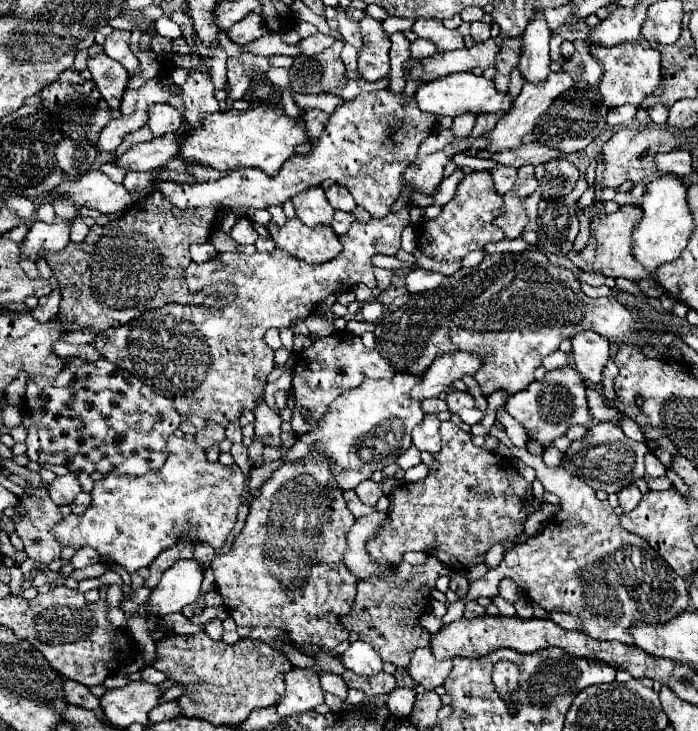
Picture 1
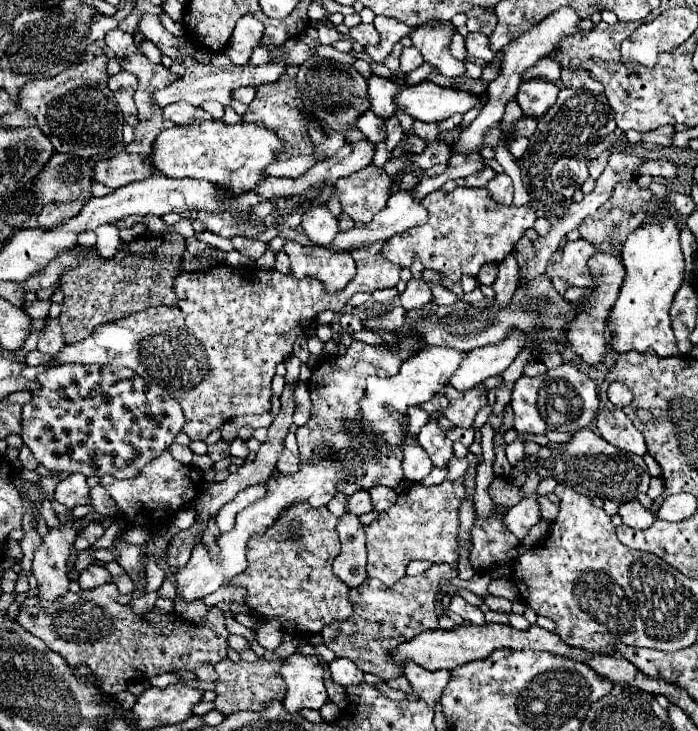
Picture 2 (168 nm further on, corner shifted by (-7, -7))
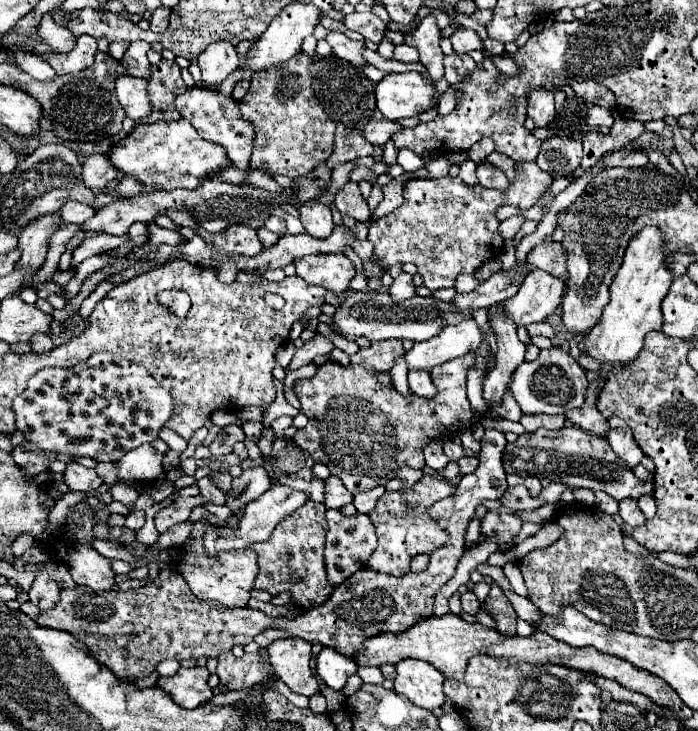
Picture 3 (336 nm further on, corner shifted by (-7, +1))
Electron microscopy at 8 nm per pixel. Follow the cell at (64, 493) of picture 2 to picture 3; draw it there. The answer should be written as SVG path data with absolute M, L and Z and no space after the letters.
M68 464L64 472L64 482L70 488L70 492L94 492L100 484L102 478L92 470L84 468L80 464Z

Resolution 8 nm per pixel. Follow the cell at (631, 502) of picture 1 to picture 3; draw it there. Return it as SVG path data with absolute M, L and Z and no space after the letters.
M626 498L626 500L620 502L620 512L618 512L618 514L620 514L622 520L624 520L626 524L630 524L630 526L640 526L640 524L646 522L646 516L644 516L642 510L638 508L636 500L632 500L632 498Z

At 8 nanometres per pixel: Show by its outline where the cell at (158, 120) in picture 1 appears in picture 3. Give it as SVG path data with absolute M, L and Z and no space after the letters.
M192 88L192 90L186 90L184 94L176 96L174 104L176 104L176 110L180 112L182 118L190 120L196 130L204 130L206 138L212 136L212 132L214 132L216 144L220 144L220 146L224 146L228 150L228 158L234 162L236 168L248 170L248 168L244 168L244 164L250 162L250 156L252 156L254 126L240 116L240 108L238 108L236 100L232 100L232 98L224 96L224 94L212 92L212 90Z

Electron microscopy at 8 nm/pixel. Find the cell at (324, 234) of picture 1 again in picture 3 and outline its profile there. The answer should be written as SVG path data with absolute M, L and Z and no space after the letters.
M316 254L294 260L296 274L310 284L322 286L334 294L342 294L350 288L350 280L356 276L356 268L346 254Z

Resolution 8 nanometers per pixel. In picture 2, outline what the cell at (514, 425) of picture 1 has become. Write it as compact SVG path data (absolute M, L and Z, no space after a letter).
M530 474L526 484L524 484L524 492L526 496L522 498L522 502L518 502L516 506L512 506L506 516L502 518L504 526L518 538L522 540L528 530L540 522L540 510L538 510L538 502L536 502L536 486L538 486L538 476L536 474Z

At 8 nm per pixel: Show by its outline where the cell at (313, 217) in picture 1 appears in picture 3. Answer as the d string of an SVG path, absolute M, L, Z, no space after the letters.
M322 202L302 204L298 212L300 212L300 222L306 228L306 234L316 238L326 238L328 234L332 234L334 222L332 222L332 212L326 204Z

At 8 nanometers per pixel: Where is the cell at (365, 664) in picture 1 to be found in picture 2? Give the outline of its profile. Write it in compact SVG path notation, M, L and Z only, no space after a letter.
M334 658L328 666L330 666L332 680L342 688L360 684L364 680L364 672L358 670L356 664L352 664L352 660L348 660L348 658Z

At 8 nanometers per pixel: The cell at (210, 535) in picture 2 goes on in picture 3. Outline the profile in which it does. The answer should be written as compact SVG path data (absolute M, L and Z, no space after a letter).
M202 478L202 480L198 480L198 486L200 486L200 494L206 498L206 504L224 504L224 500L226 500L226 494L222 492L222 490L218 490L212 482L210 482L210 478Z

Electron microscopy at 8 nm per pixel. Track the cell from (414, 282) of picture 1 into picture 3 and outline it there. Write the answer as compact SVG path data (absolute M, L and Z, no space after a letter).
M402 272L402 274L394 280L394 284L390 286L388 292L390 292L392 300L396 300L396 304L400 304L400 302L404 302L404 300L408 300L408 298L414 298L414 296L416 296L416 286L414 286L414 282L412 282L412 274Z

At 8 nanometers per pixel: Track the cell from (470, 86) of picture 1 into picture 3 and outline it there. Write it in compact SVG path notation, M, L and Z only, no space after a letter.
M420 72L388 74L376 84L376 106L388 120L418 116L436 106L436 86Z

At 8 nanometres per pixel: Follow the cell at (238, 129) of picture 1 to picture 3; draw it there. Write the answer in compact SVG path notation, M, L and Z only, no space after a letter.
M184 118L172 122L138 124L110 150L110 160L122 174L136 176L146 188L152 190L196 188L204 180L208 180L212 172L234 166L228 160L226 148L200 138L196 128Z

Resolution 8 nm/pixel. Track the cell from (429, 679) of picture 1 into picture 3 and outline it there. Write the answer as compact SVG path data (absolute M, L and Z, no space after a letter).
M408 658L396 664L394 692L406 696L420 708L434 710L444 704L446 696L442 692L442 684L444 674L428 662Z

